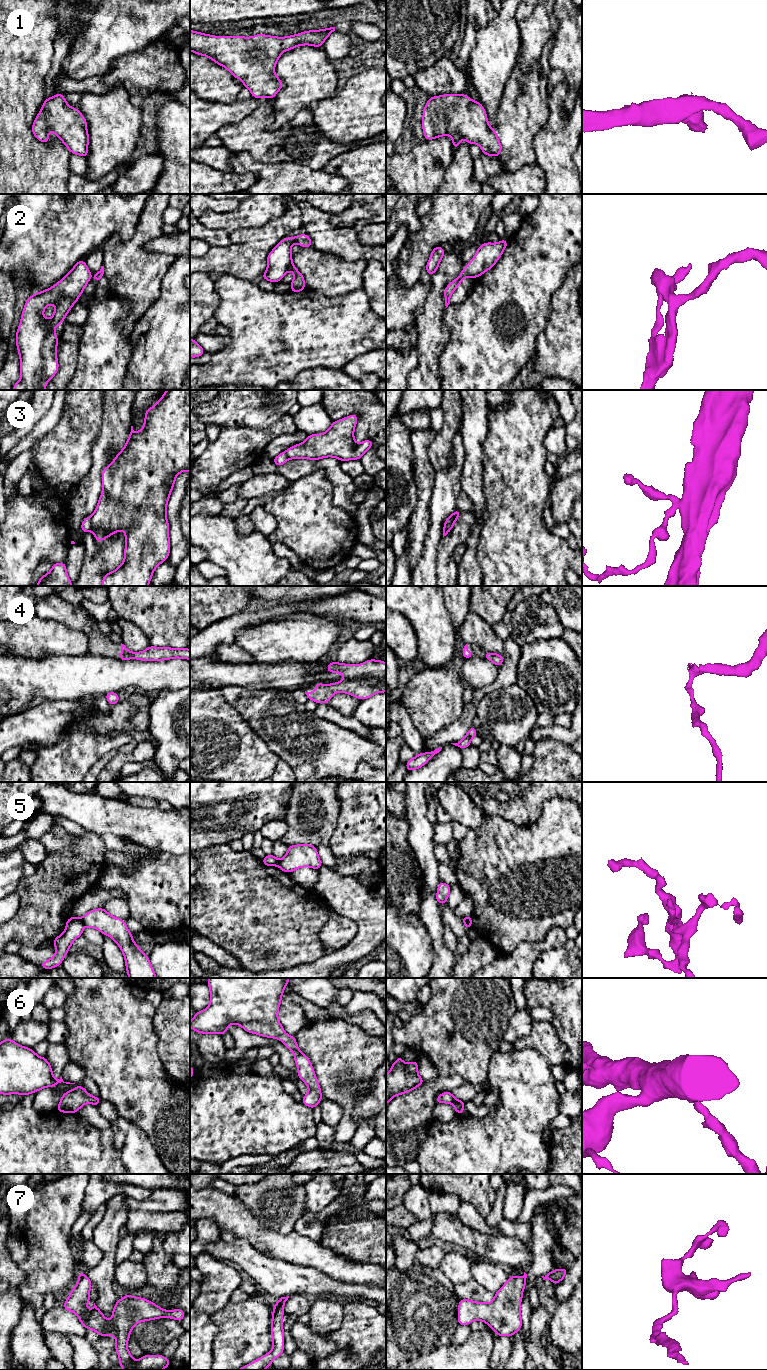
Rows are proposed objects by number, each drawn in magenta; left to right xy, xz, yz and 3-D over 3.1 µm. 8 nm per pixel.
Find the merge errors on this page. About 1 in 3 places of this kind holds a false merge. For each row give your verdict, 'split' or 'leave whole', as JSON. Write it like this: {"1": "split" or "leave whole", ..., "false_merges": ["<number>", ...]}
{"1": "leave whole", "2": "leave whole", "3": "split", "4": "leave whole", "5": "split", "6": "leave whole", "7": "leave whole", "false_merges": ["3", "5"]}

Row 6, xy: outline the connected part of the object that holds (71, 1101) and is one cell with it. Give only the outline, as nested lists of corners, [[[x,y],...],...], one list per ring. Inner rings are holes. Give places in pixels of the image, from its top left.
[[[82,1085],[77,1086],[62,1095],[57,1112],[77,1113],[83,1105],[91,1103],[97,1107],[100,1101],[100,1097],[91,1096]]]

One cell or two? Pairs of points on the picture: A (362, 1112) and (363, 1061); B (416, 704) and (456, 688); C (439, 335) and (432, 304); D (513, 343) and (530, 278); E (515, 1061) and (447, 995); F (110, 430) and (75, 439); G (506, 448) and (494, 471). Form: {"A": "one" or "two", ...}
{"A": "two", "B": "one", "C": "one", "D": "one", "E": "two", "F": "two", "G": "one"}

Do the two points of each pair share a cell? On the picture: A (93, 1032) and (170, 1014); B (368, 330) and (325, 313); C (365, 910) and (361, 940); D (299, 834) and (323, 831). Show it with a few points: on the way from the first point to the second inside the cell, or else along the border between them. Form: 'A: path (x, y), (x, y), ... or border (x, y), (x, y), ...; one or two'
A: border (155, 1008), (153, 1029), (158, 1041); two
B: path (357, 329), (340, 328), (336, 324); one
C: path (366, 917), (366, 933); one
D: path (305, 834), (312, 835), (317, 833); one

